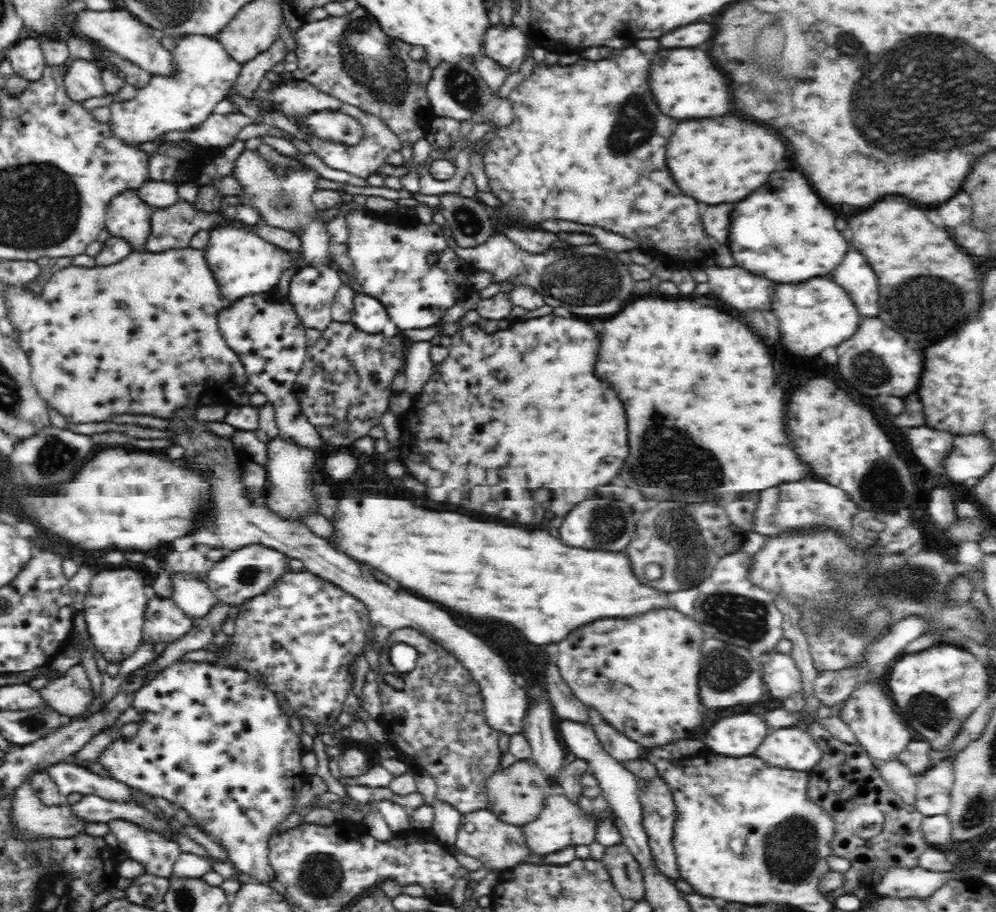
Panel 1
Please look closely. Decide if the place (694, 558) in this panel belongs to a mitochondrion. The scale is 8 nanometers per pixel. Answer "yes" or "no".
yes

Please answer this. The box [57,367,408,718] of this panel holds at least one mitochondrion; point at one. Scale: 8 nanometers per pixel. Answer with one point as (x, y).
(246, 576)

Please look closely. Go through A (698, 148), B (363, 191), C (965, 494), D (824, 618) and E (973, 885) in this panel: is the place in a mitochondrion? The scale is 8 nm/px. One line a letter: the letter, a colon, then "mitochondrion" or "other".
A: other
B: other
C: other
D: mitochondrion
E: other

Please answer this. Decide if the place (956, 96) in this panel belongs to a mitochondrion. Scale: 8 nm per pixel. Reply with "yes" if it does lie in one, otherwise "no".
yes

